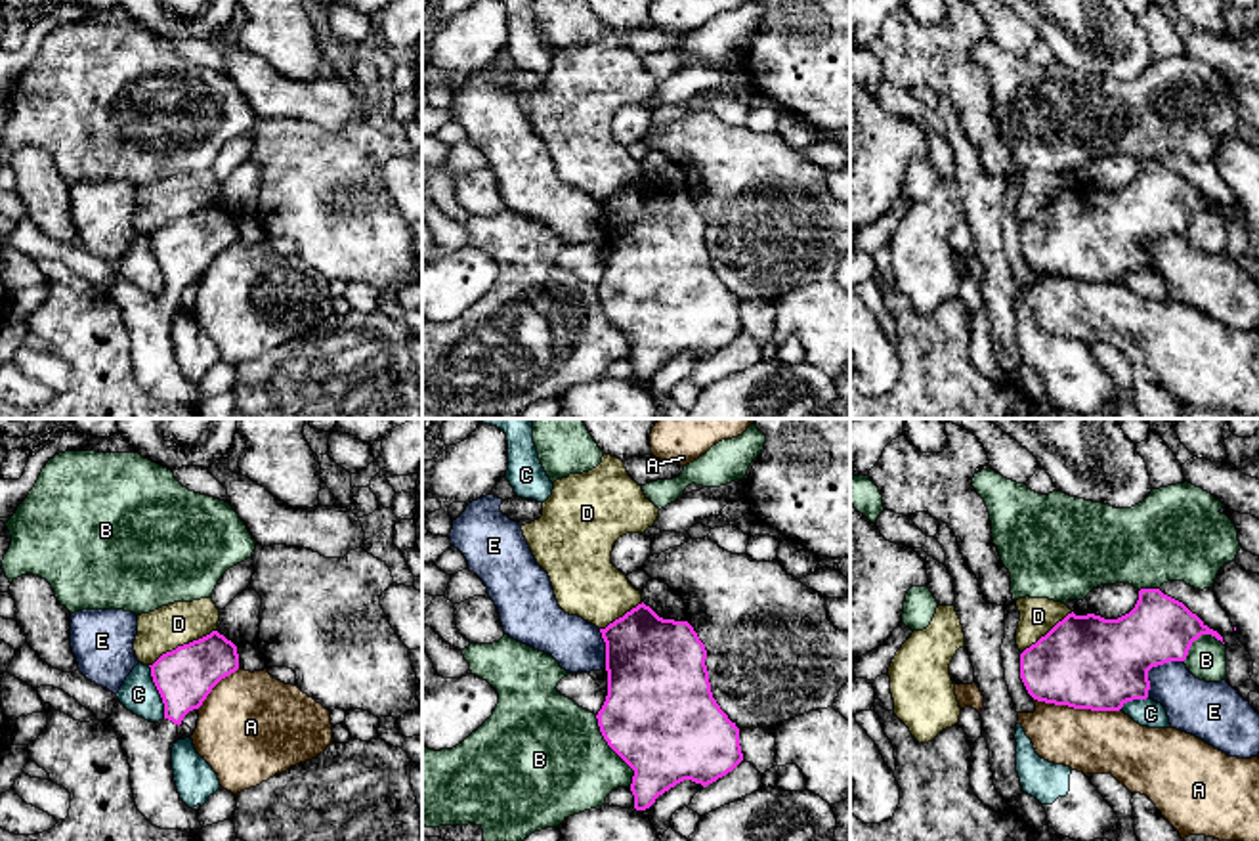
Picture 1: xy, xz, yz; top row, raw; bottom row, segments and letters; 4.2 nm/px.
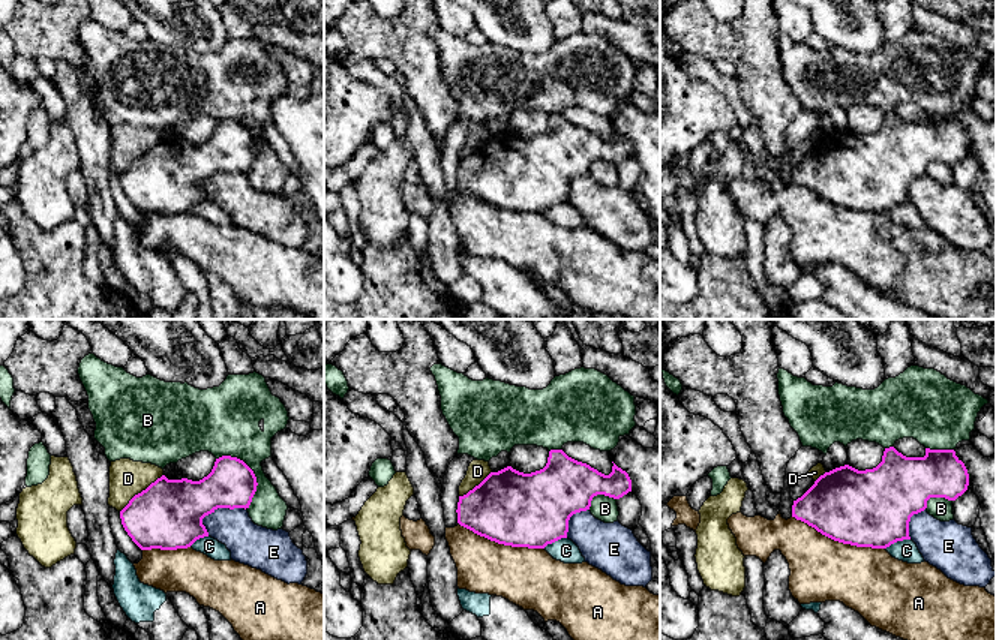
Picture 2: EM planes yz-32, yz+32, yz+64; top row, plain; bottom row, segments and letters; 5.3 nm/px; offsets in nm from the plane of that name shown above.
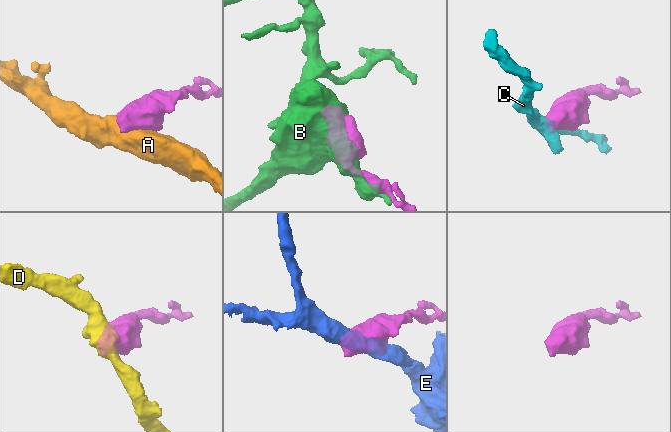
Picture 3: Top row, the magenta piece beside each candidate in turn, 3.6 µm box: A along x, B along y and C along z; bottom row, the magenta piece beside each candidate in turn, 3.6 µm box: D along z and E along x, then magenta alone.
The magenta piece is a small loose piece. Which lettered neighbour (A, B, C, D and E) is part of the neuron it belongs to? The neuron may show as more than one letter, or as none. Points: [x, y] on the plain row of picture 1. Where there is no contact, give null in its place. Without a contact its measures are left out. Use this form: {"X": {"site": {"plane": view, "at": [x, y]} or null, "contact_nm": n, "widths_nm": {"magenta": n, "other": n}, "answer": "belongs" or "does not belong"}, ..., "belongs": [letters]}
{"A": {"site": {"plane": "yz", "at": [1076, 280]}, "contact_nm": 360, "widths_nm": {"magenta": 400, "other": 280}, "answer": "does not belong"}, "B": {"site": {"plane": "xz", "at": [614, 322]}, "contact_nm": 340, "widths_nm": {"magenta": 480, "other": 460}, "answer": "does not belong"}, "C": {"site": {"plane": "xy", "at": [159, 264]}, "contact_nm": 240, "widths_nm": {"magenta": 240, "other": 160}, "answer": "does not belong"}, "D": {"site": {"plane": "xy", "at": [184, 216]}, "contact_nm": 320, "widths_nm": {"magenta": 240, "other": 180}, "answer": "does not belong"}, "E": {"site": {"plane": "yz", "at": [1152, 237]}, "contact_nm": 220, "widths_nm": {"magenta": 380, "other": 220}, "answer": "does not belong"}, "belongs": []}

